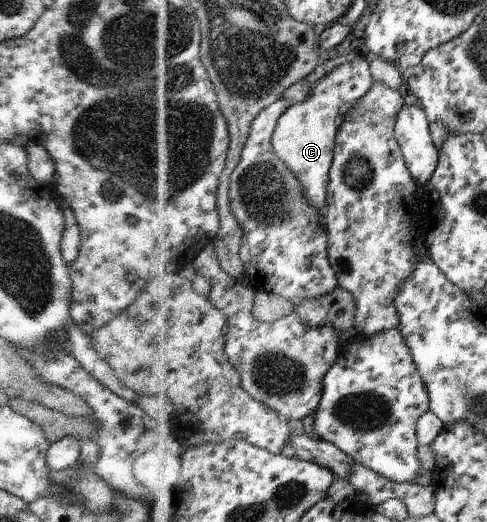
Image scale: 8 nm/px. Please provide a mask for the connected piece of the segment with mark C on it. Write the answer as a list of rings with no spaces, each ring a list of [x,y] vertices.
[[[355,58],[354,61],[345,63],[335,67],[335,69],[327,69],[327,73],[323,78],[317,82],[318,87],[309,99],[309,102],[291,107],[288,109],[288,113],[280,120],[280,124],[276,130],[276,136],[274,137],[274,149],[277,156],[297,175],[299,181],[304,186],[306,197],[309,199],[311,206],[316,206],[316,209],[321,211],[323,215],[323,225],[326,221],[326,213],[330,203],[329,200],[329,187],[332,168],[336,161],[337,141],[340,137],[341,127],[341,115],[342,109],[347,103],[357,102],[365,98],[370,90],[374,89],[376,85],[375,79],[373,79],[372,68],[367,61],[363,61],[360,58]]]

